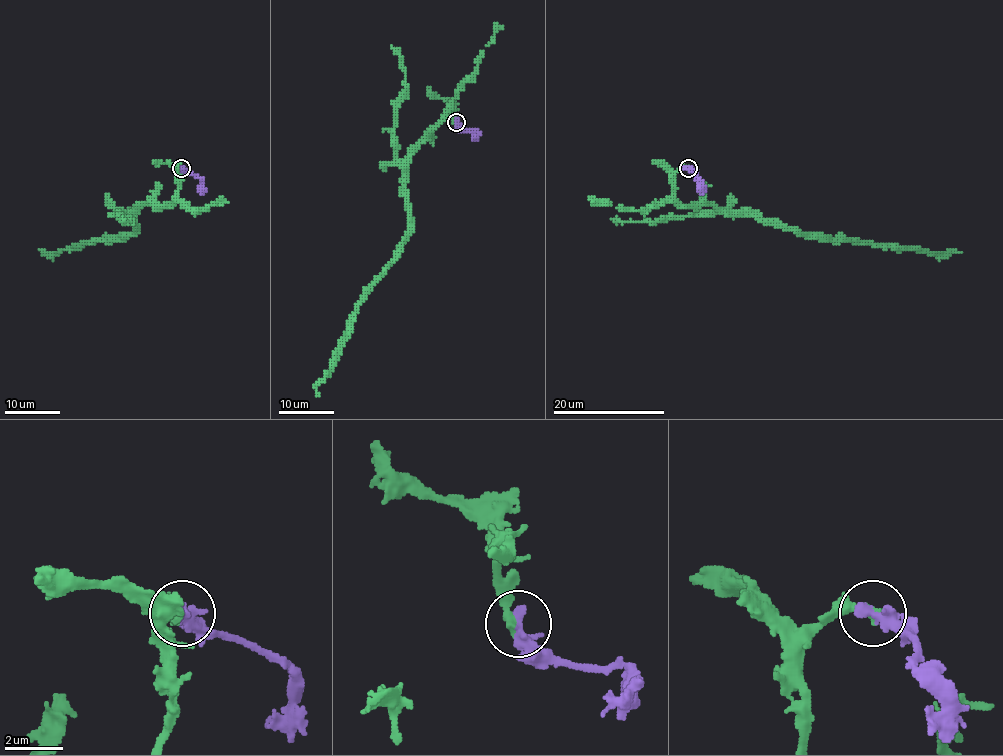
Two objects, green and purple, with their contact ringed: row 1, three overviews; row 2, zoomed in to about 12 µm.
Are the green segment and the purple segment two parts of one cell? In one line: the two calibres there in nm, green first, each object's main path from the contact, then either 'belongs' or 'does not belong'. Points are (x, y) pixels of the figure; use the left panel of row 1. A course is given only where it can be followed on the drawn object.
calibres 360 and 480 nm; course green (181, 168), (177, 174), (177, 197), (165, 206), (145, 203), (130, 215), (136, 231), (44, 253); course purple (181, 168), (202, 181), (201, 193); belongs

